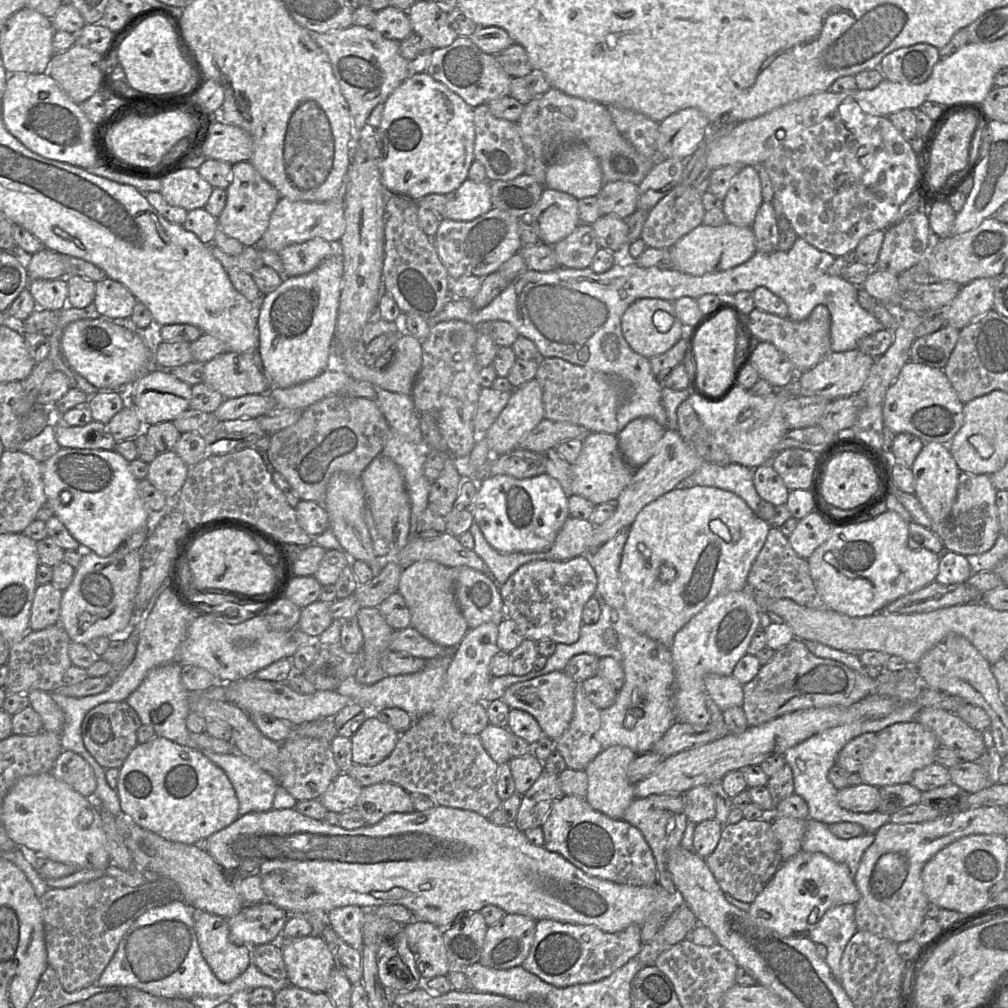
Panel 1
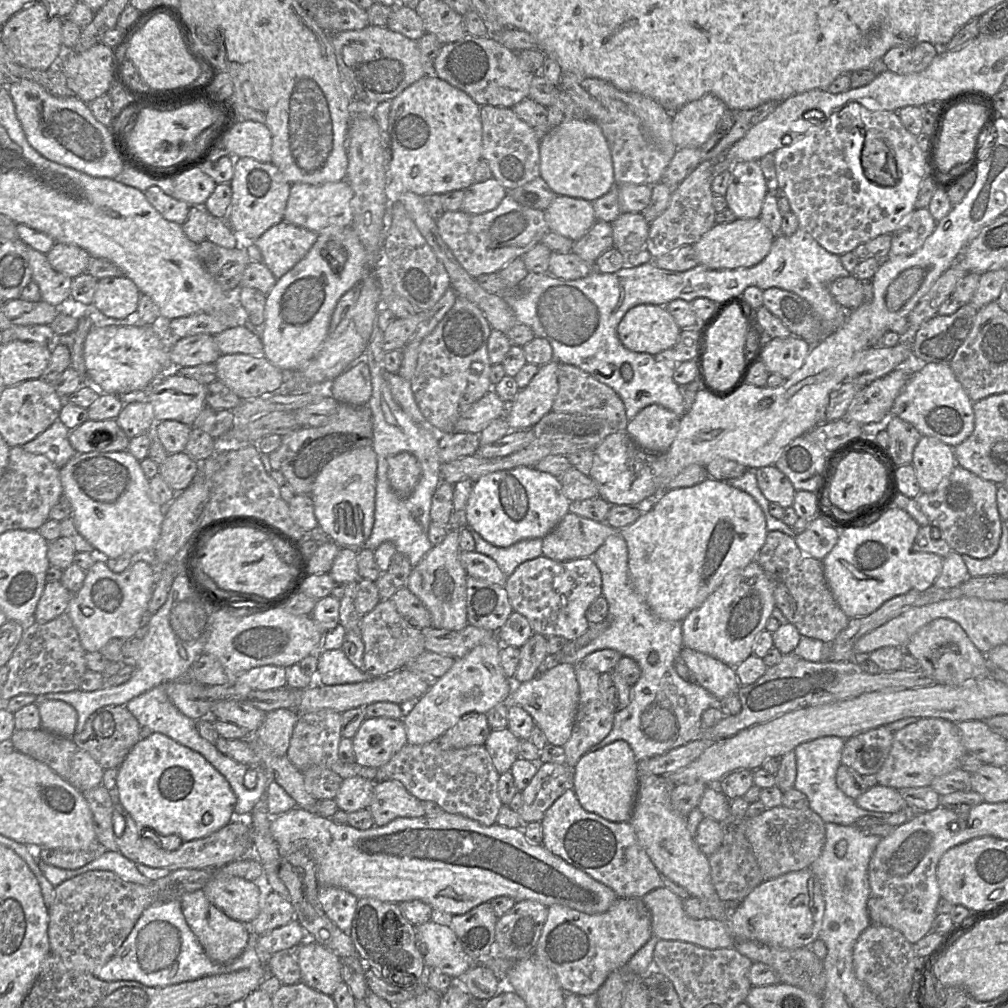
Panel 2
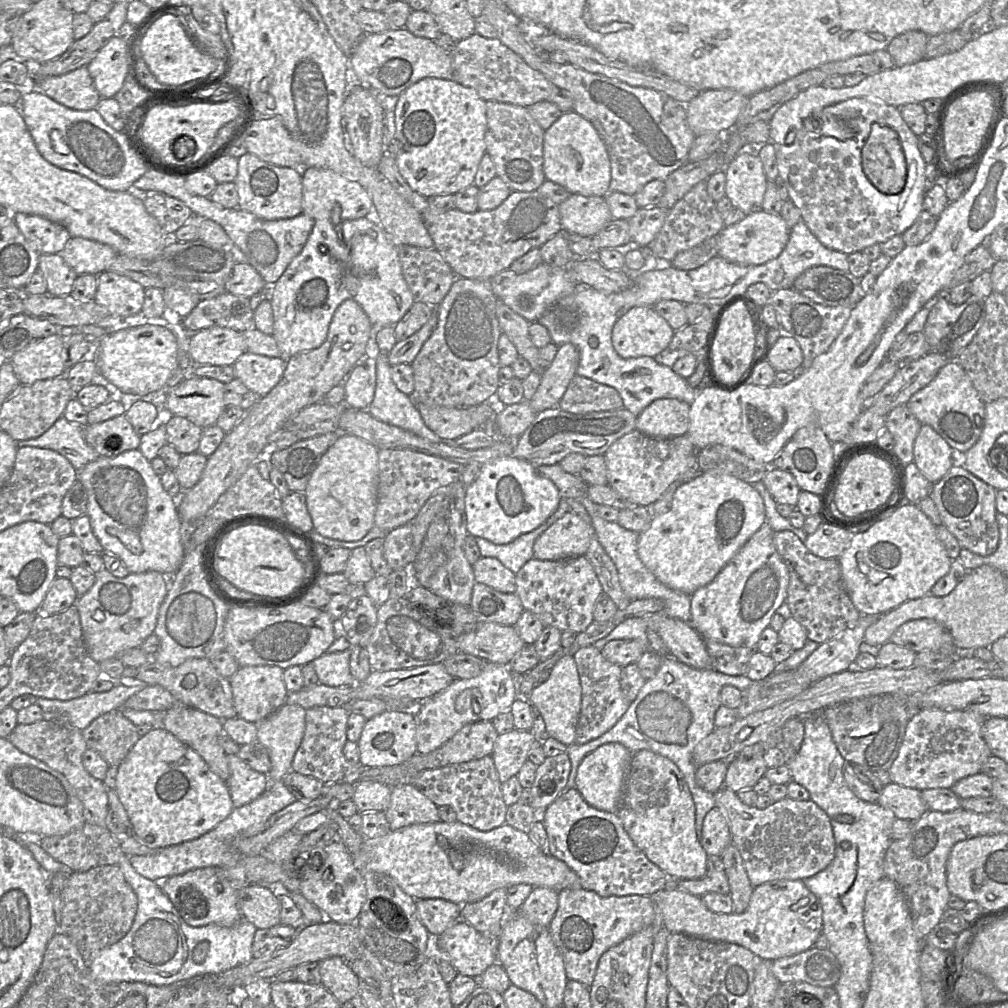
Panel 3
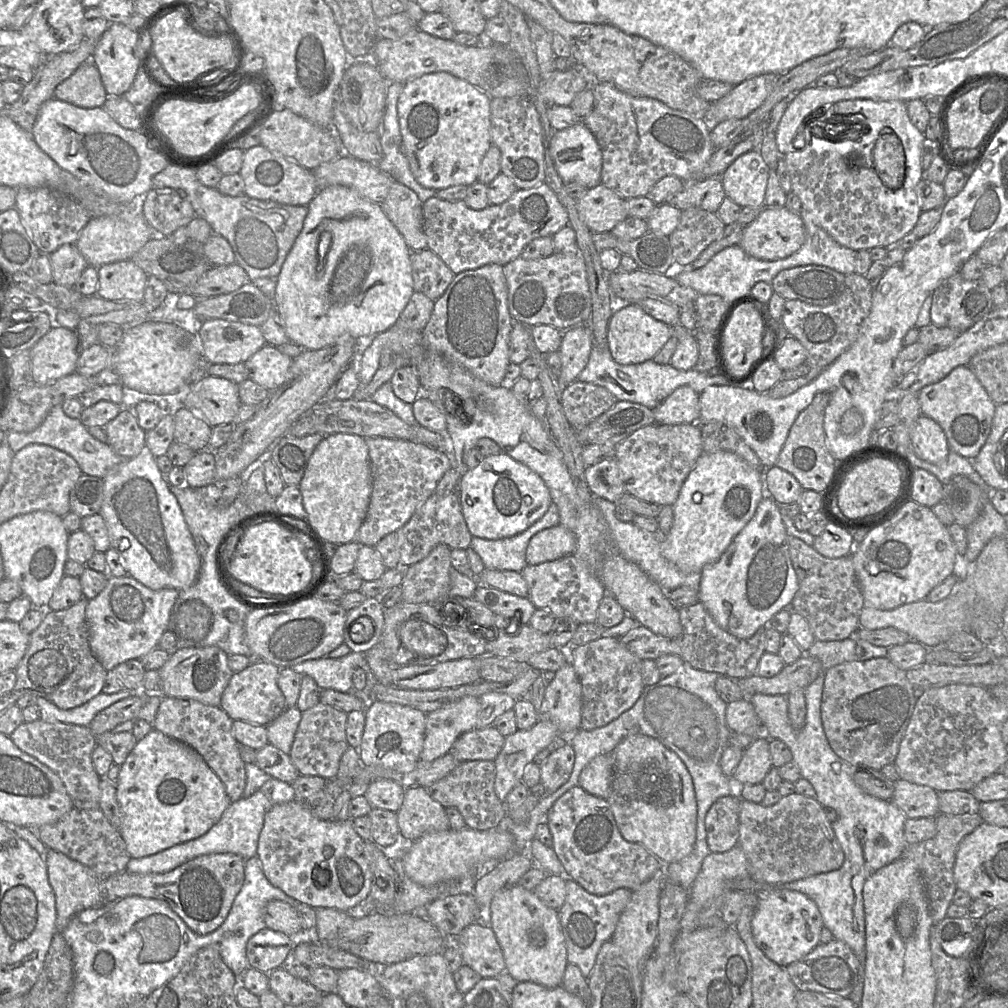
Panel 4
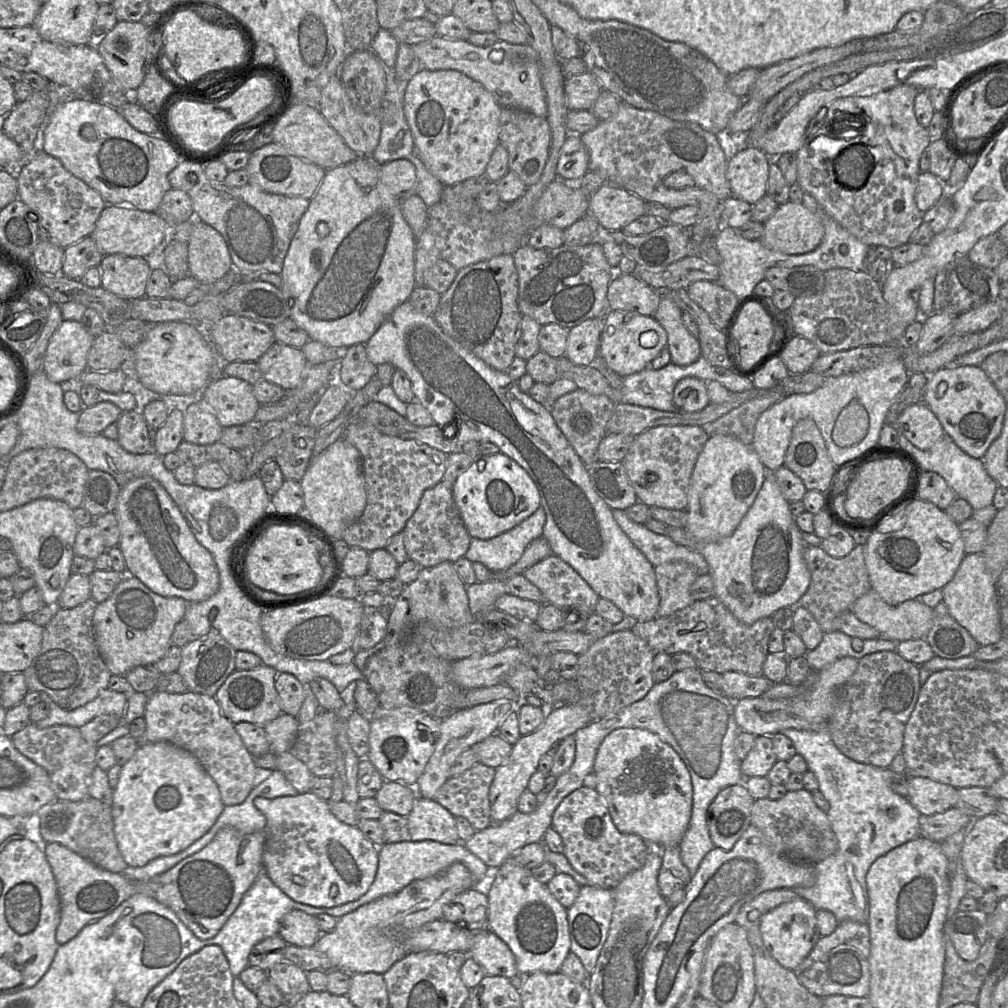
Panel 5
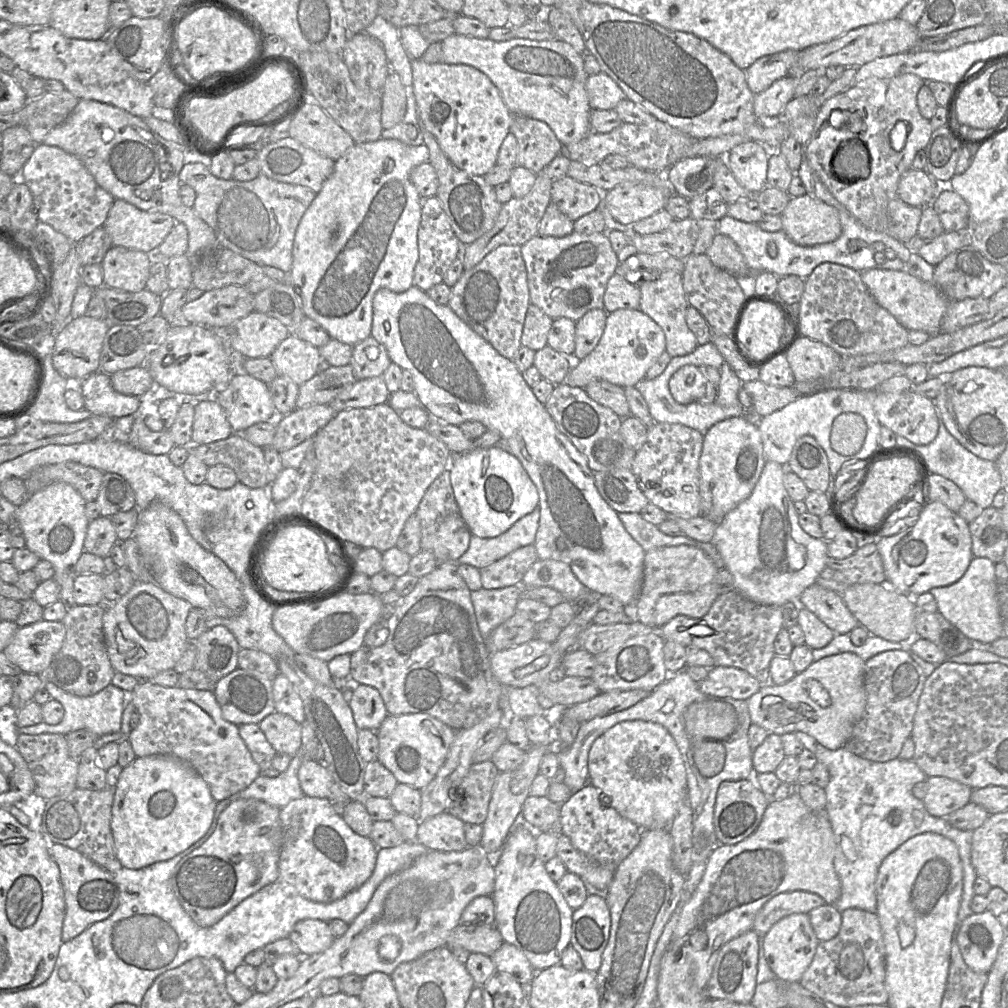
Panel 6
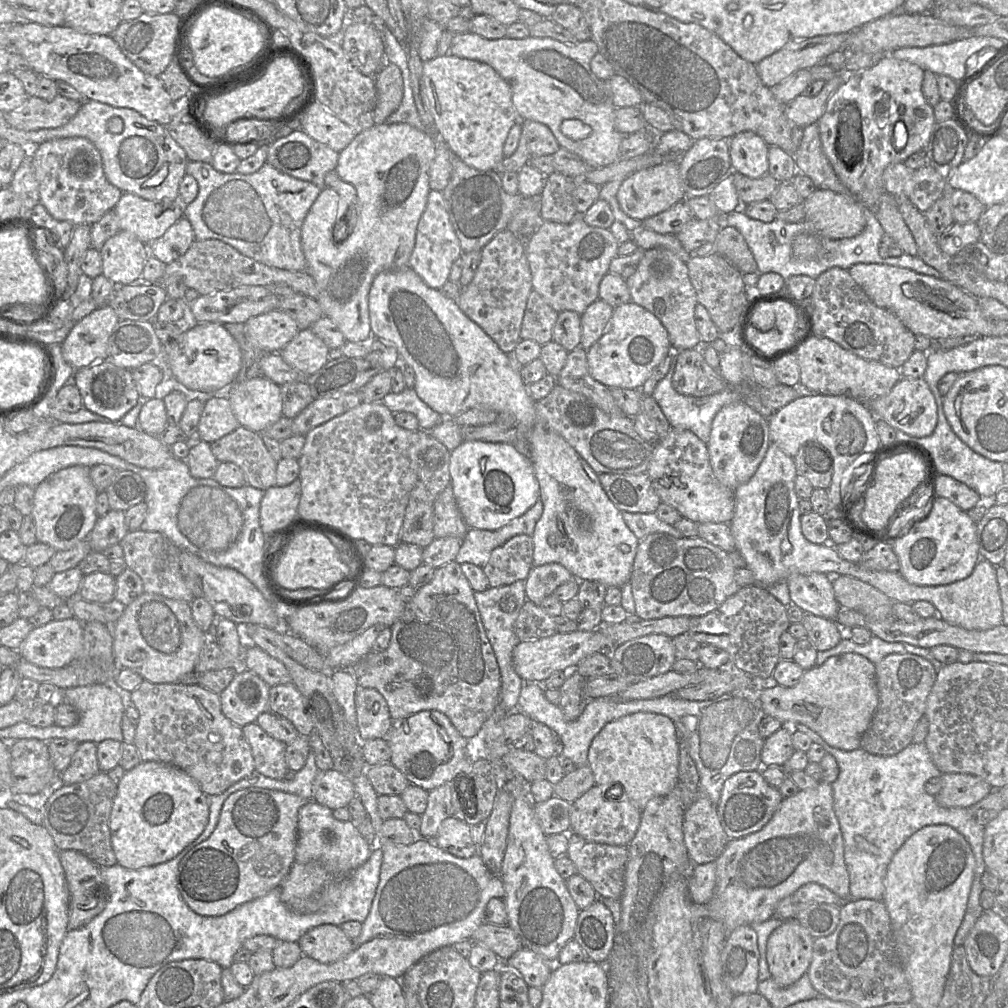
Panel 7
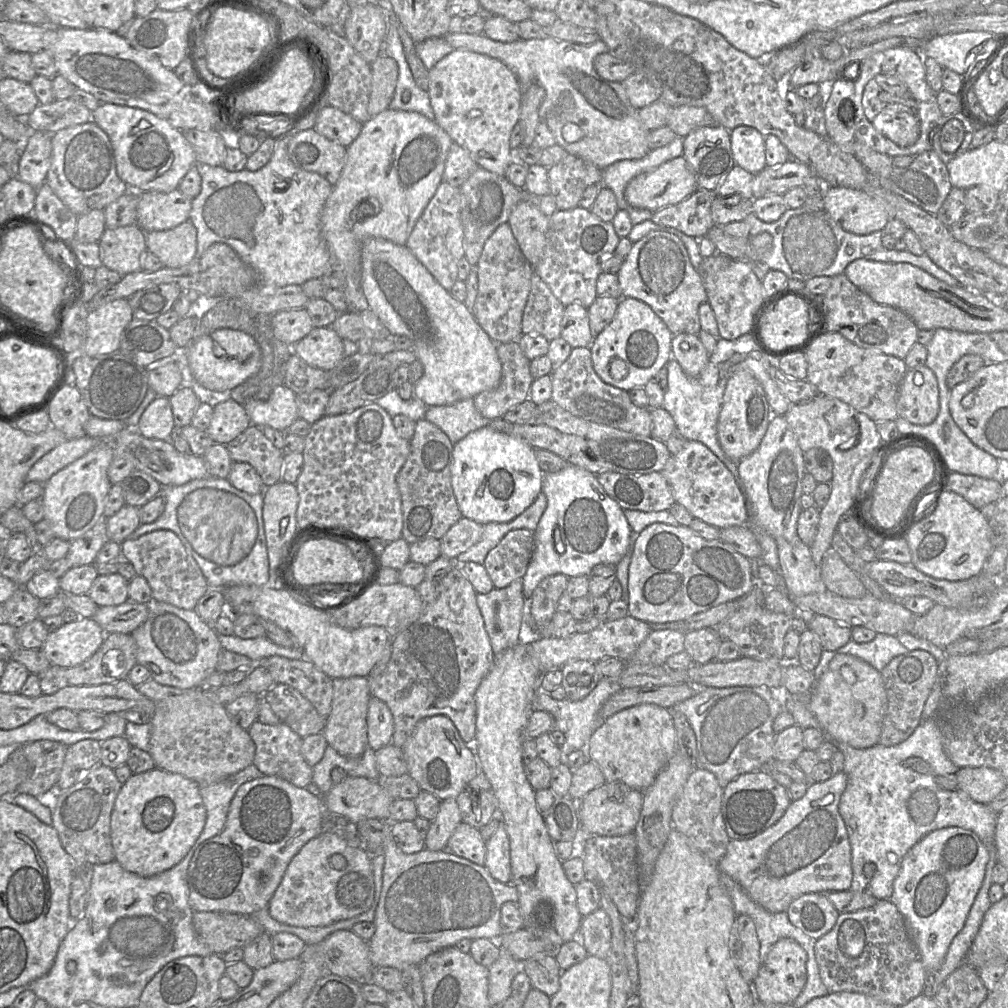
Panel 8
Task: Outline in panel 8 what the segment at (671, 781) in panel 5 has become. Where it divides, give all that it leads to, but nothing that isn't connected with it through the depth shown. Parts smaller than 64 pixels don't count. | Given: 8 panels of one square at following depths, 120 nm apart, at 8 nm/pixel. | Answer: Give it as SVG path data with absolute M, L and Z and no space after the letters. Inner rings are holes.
M655 704L636 705L612 715L592 734L586 748L588 761L600 768L606 782L623 783L628 788L642 792L652 785L675 752L676 731L671 710Z

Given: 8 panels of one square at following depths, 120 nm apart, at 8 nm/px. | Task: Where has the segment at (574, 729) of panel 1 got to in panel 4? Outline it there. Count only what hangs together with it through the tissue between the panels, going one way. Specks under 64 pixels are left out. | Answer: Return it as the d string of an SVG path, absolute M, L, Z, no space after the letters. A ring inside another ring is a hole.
M600 637L595 641L568 648L566 651L582 687L581 729L593 730L603 727L636 703L645 687L641 673L642 660L630 652L620 638Z

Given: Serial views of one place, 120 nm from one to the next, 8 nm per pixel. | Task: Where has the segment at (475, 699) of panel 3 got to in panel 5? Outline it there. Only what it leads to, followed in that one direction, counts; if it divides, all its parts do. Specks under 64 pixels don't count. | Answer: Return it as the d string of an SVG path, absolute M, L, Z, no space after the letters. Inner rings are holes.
M499 699L456 711L442 719L440 721L440 735L436 741L434 751L415 786L417 795L434 800L439 788L451 778L450 768L456 758L474 744L497 733L498 726L502 720L515 709L516 705L514 702L508 699Z

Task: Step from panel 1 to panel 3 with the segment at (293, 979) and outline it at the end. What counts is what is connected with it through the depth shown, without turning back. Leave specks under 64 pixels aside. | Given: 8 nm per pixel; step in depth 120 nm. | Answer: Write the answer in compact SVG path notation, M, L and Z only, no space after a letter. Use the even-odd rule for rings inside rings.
M339 956L329 957L319 963L321 984L343 1004L359 995L360 979L352 972L347 961Z

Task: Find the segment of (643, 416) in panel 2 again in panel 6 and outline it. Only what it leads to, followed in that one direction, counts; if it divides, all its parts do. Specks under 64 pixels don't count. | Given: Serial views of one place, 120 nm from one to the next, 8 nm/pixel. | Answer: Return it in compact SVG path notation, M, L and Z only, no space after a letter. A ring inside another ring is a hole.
M695 365L680 367L669 380L672 397L680 404L715 402L718 387L712 384L705 375L705 368Z

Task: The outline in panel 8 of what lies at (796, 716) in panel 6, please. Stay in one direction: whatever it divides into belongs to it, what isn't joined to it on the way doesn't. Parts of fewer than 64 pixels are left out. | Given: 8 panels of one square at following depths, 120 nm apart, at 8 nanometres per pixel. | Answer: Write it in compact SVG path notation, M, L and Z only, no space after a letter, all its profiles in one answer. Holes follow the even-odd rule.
M837 654L830 661L828 668L824 672L824 674L813 684L812 688L810 689L810 692L811 692L811 697L808 703L808 708L814 714L818 722L821 724L822 732L824 734L828 734L833 739L833 742L845 743L857 749L869 748L879 743L879 739L882 731L882 724L888 706L888 699L887 699L887 693L886 693L886 689L881 673L873 666L871 666L869 663L853 655Z

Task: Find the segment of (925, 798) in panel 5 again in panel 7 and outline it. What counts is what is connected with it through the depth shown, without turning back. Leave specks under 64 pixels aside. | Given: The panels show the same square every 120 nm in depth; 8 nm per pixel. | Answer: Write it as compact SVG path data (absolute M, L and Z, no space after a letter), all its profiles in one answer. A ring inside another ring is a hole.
M943 773L941 779L942 788L934 797L943 807L968 808L994 790L982 778L967 773Z

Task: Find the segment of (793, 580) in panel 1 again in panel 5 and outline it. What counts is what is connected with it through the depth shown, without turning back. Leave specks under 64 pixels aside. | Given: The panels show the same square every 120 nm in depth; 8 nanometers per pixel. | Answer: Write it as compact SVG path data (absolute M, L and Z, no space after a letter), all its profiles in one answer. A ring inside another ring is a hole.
M856 545L847 556L842 558L830 556L821 547L805 547L803 559L810 571L811 582L798 604L814 616L824 634L838 631L839 616L846 611L851 611L855 601L871 590L864 555L864 545Z

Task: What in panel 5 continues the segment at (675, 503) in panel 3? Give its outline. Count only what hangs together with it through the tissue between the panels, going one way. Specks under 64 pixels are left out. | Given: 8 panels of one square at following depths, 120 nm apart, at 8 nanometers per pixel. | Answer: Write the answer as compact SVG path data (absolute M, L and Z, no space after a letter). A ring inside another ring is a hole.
M727 435L710 436L699 454L690 479L685 530L699 542L717 542L732 535L755 501L765 477L766 468L753 445L743 444Z

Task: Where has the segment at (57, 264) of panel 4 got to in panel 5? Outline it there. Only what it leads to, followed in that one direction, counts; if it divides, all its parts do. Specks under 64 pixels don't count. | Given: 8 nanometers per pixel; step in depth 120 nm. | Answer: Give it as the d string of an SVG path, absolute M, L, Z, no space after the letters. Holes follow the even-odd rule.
M87 236L64 249L62 273L80 279L90 267L99 266L103 257L93 238Z

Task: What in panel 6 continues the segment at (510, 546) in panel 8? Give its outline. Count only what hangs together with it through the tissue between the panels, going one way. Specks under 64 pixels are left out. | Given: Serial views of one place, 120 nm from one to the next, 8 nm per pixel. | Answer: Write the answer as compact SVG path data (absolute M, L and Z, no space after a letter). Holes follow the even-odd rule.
M533 544L520 547L505 557L480 569L484 589L521 585L523 576L538 560Z

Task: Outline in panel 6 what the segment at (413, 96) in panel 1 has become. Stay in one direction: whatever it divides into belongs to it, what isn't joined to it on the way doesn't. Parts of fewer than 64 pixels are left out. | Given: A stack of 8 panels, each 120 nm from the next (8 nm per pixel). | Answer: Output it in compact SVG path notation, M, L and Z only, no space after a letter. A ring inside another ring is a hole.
M411 60L412 86L418 109L418 120L434 135L439 147L457 168L472 174L486 174L497 164L500 146L510 129L513 114L505 105L498 88L487 75L465 64L426 63Z

